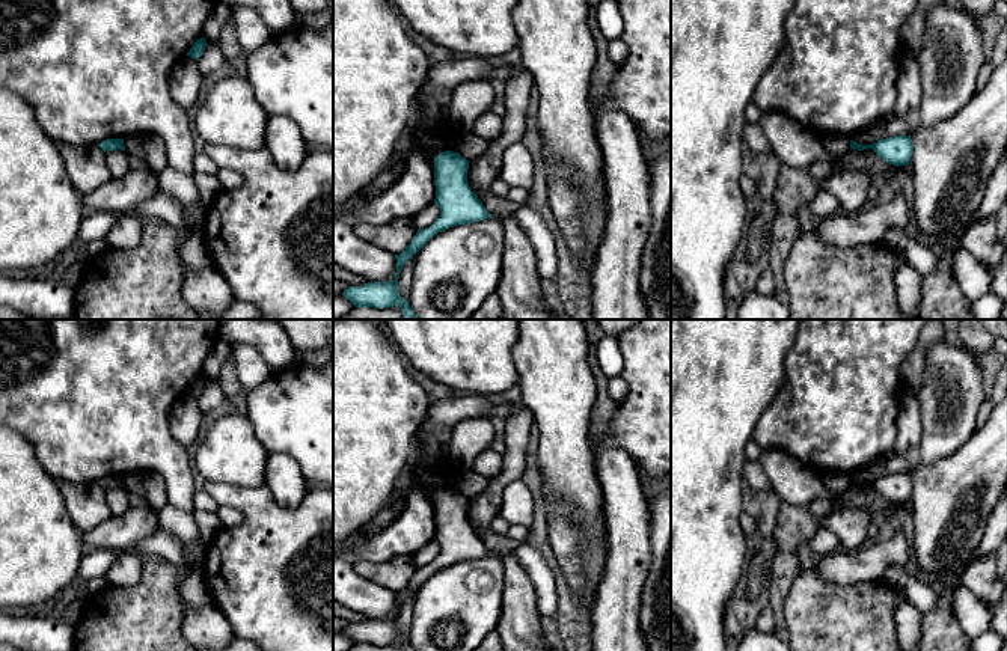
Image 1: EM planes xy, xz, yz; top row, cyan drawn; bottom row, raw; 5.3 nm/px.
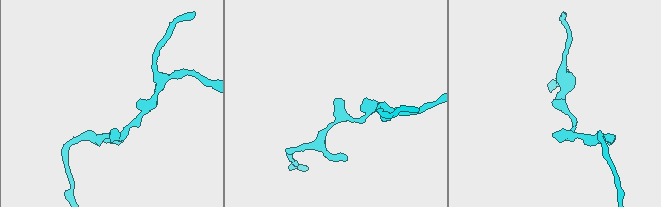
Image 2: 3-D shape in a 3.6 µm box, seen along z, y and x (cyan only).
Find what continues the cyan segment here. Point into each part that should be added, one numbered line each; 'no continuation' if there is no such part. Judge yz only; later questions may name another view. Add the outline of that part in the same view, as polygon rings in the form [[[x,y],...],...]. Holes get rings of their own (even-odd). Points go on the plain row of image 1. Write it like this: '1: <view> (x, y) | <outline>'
no continuation

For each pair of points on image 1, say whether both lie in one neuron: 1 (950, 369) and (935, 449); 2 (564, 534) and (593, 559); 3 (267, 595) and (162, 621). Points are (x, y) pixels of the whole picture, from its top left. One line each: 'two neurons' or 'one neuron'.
1: one neuron
2: two neurons
3: two neurons

